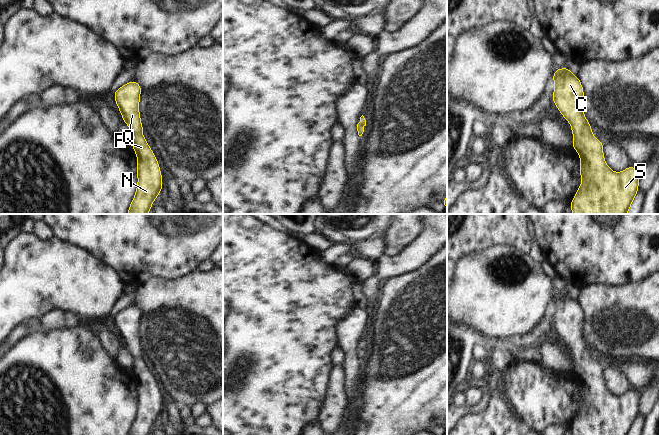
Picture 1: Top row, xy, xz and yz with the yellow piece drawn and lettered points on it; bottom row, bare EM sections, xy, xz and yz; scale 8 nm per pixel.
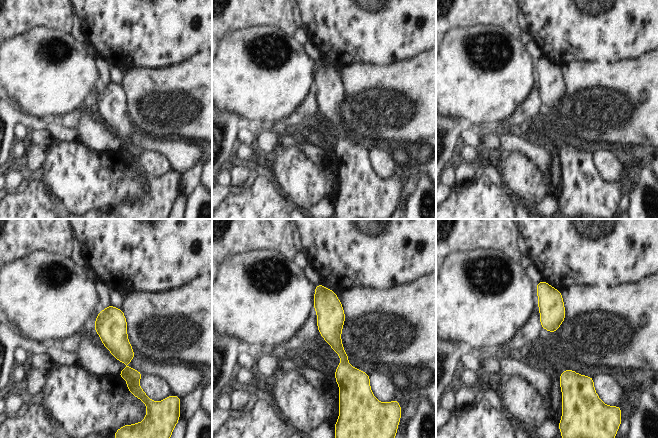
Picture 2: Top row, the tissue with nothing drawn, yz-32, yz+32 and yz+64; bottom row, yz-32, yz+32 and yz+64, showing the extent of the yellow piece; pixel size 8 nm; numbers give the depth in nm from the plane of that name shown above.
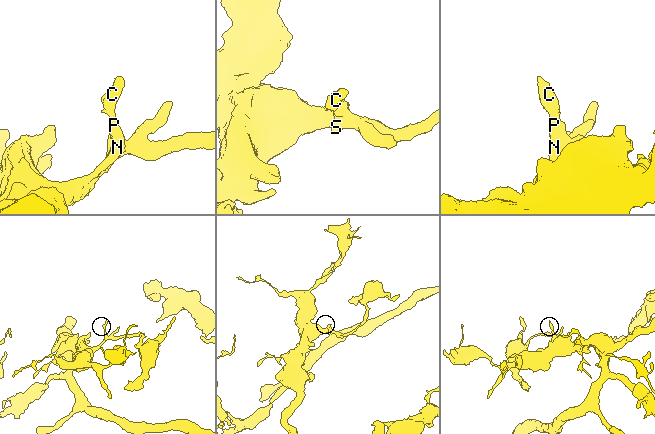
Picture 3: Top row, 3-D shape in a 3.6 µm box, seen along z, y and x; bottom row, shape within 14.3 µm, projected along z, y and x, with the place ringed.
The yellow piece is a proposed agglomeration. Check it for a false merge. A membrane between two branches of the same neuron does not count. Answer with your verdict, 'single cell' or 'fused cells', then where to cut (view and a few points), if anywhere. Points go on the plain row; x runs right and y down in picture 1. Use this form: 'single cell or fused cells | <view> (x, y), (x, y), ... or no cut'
single cell | no cut

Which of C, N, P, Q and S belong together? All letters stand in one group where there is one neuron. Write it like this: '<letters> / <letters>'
C N P Q S

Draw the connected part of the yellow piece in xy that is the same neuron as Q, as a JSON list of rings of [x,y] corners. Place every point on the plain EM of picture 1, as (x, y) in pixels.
[[[131,305],[114,316],[123,346],[135,359],[132,372],[137,378],[138,409],[128,435],[150,435],[159,415],[164,413],[156,380],[142,359],[144,354],[139,337],[140,318],[141,309],[136,305]]]

